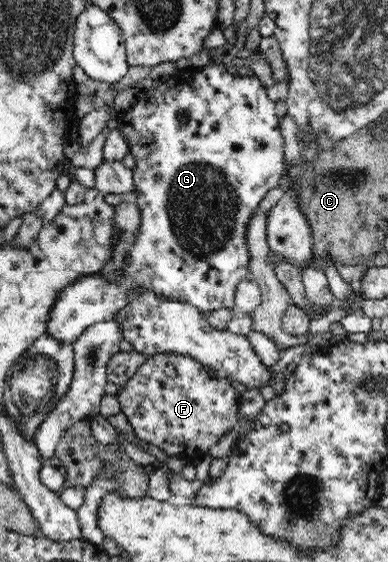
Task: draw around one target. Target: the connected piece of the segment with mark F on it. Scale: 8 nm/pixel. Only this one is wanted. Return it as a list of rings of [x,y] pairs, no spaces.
[[[161,353],[149,355],[135,374],[127,382],[118,386],[116,399],[120,402],[120,412],[127,416],[141,450],[143,450],[141,446],[147,444],[149,448],[163,450],[167,456],[175,456],[195,464],[211,446],[219,442],[223,434],[231,431],[240,417],[240,395],[231,385],[229,377],[217,371],[215,377],[214,371],[189,357]]]

